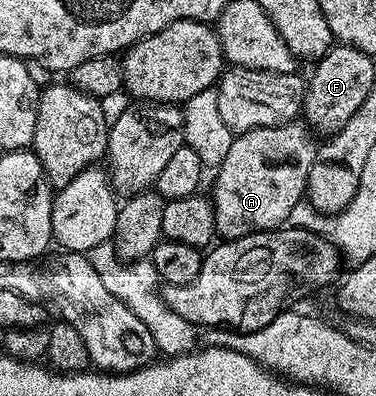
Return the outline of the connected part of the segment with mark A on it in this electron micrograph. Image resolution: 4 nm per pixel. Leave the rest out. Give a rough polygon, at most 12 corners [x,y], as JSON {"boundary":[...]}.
{"boundary":[[302,121],[235,134],[216,168],[223,240],[269,233],[318,156]]}

